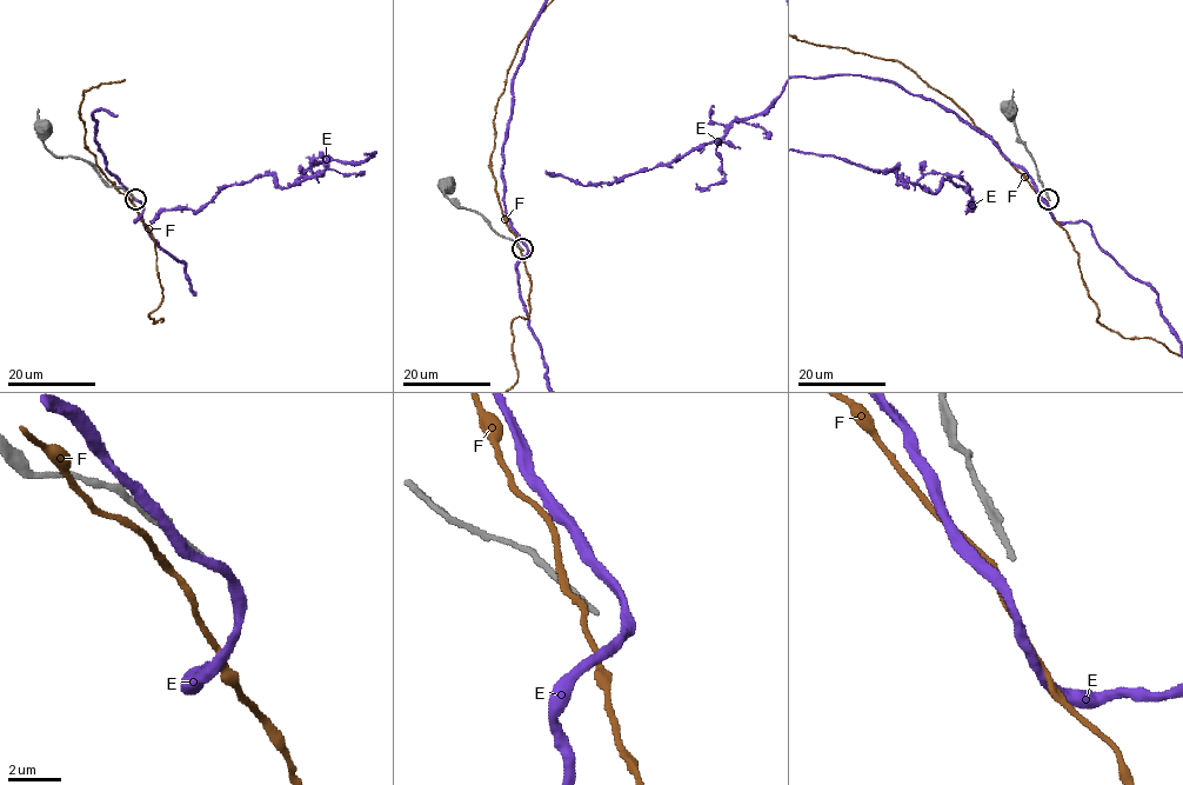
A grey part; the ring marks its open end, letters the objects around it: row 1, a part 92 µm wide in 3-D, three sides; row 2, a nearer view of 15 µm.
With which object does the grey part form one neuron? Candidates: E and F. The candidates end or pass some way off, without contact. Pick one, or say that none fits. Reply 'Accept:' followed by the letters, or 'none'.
Accept: E

